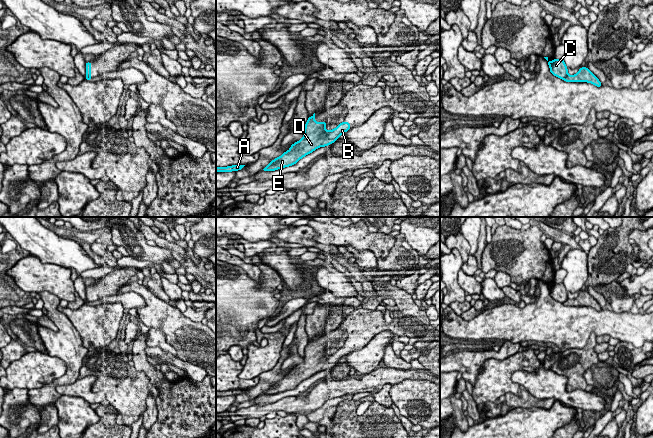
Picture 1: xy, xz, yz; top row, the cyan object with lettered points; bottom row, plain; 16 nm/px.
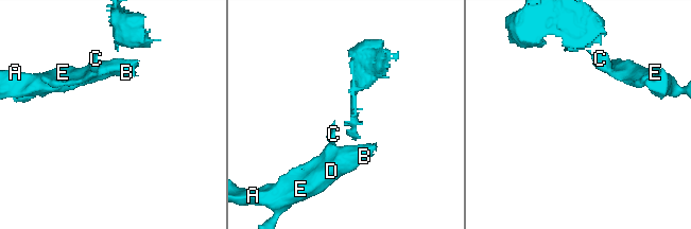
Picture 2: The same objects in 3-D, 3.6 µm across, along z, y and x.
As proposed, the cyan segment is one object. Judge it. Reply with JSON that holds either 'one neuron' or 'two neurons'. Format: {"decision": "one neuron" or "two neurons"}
{"decision": "two neurons"}

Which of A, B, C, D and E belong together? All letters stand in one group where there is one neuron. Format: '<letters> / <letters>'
A B D E / C

